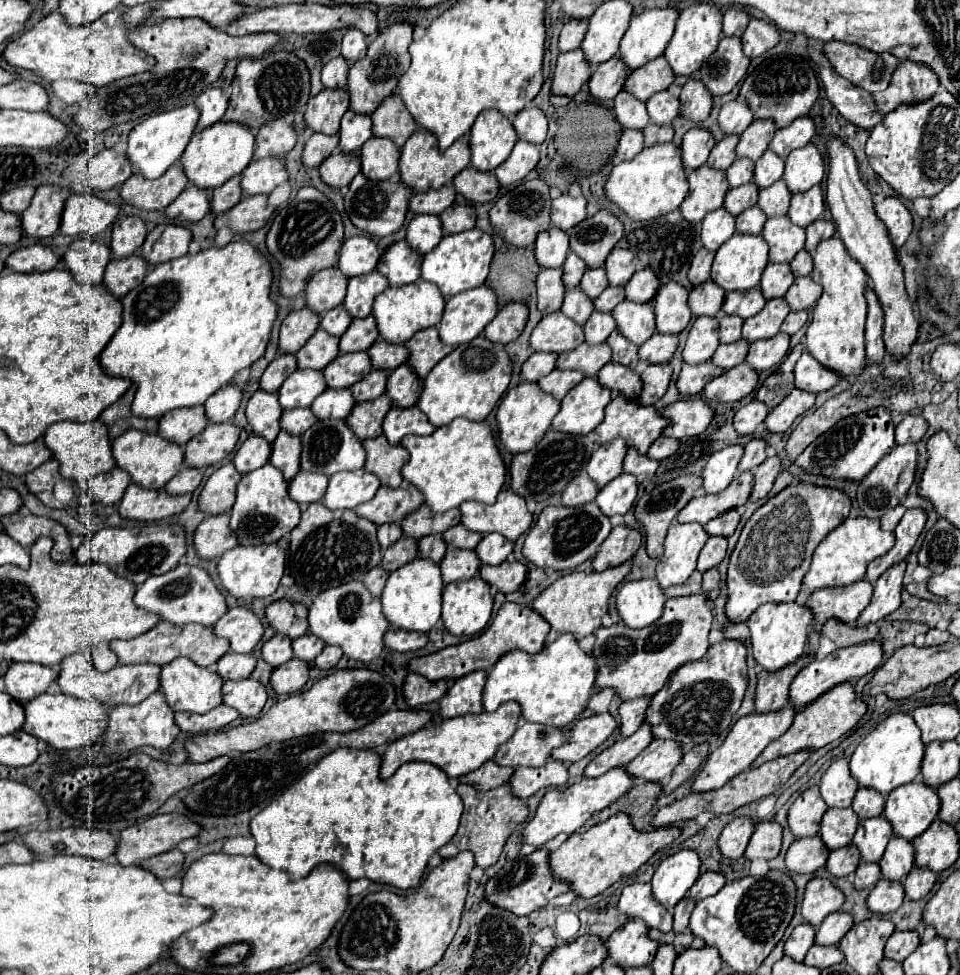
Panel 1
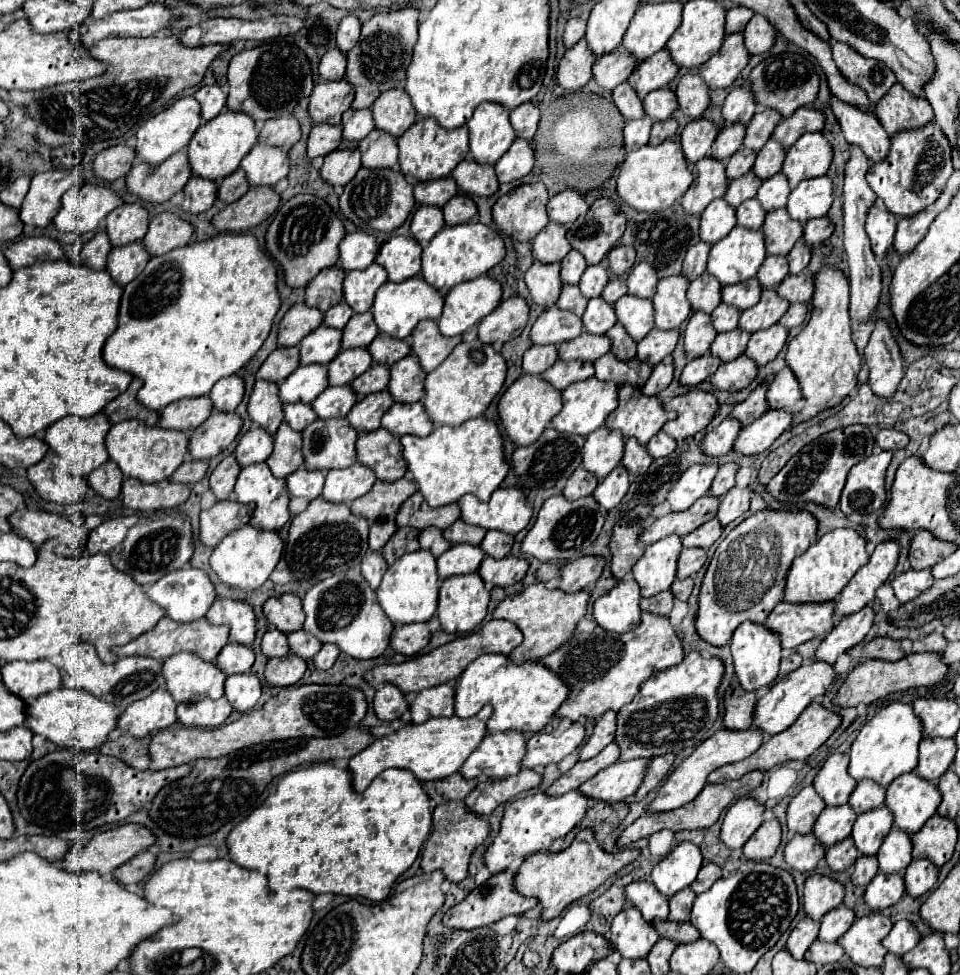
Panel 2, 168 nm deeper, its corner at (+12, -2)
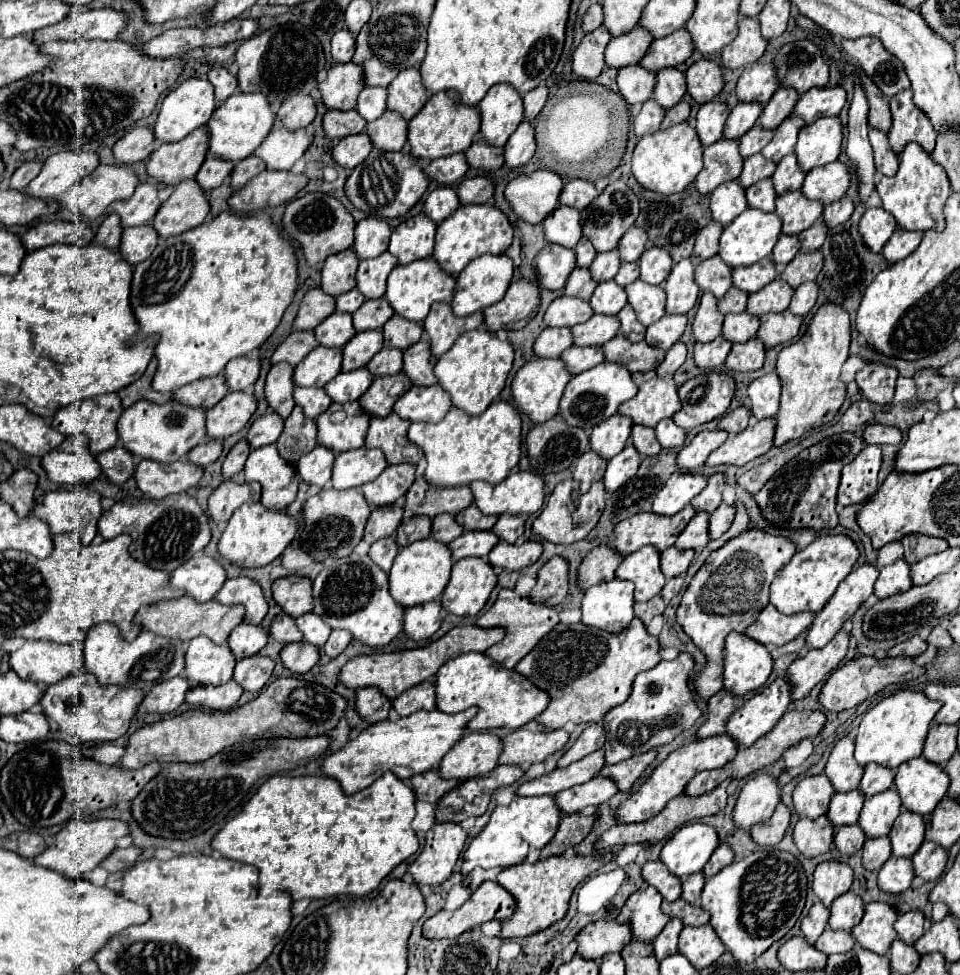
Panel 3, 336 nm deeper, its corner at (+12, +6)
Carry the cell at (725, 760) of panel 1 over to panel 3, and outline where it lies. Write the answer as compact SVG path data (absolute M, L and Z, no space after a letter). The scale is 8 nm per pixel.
M717 735L711 739L701 739L701 741L691 741L689 745L679 747L677 751L673 751L661 765L657 765L653 769L653 773L647 777L647 781L639 787L639 791L635 791L627 801L623 801L617 811L615 811L615 821L617 823L643 823L647 819L651 819L653 815L657 815L673 797L681 795L685 785L701 771L707 769L719 769L725 763L729 763L737 753L735 743L731 741L731 737L727 735Z

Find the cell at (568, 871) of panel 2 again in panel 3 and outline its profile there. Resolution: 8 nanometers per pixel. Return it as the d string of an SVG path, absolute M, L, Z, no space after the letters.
M609 853L595 855L595 857L551 857L537 863L521 863L515 867L507 867L497 875L497 883L509 891L515 899L515 911L509 919L503 921L499 937L501 939L513 939L513 937L527 937L533 933L539 933L553 923L561 921L567 915L569 899L573 895L573 889L585 881L593 871L603 867L603 863L611 861Z

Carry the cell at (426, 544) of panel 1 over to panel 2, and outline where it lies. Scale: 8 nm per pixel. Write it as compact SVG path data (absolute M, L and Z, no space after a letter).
M427 527L421 531L419 535L419 543L421 543L421 549L433 553L435 557L439 557L443 551L447 551L447 547L451 547L451 543L447 543L441 535L441 531L437 527Z

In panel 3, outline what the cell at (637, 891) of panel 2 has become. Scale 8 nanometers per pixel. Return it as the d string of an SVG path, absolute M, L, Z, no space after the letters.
M653 859L645 863L643 879L649 885L653 885L667 901L675 901L681 897L681 879L675 877L667 867L663 867L661 859Z

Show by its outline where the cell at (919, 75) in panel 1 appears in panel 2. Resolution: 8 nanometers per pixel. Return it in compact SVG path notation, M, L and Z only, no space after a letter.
M895 83L875 105L875 115L883 123L885 131L895 135L895 131L929 123L933 119L933 109L925 97L915 97L901 83Z

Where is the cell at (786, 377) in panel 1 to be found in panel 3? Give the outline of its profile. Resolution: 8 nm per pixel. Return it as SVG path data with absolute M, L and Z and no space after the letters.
M737 407L733 413L721 417L717 427L727 433L741 433L743 429L747 429L749 419L751 419L751 411L747 411L747 407Z

